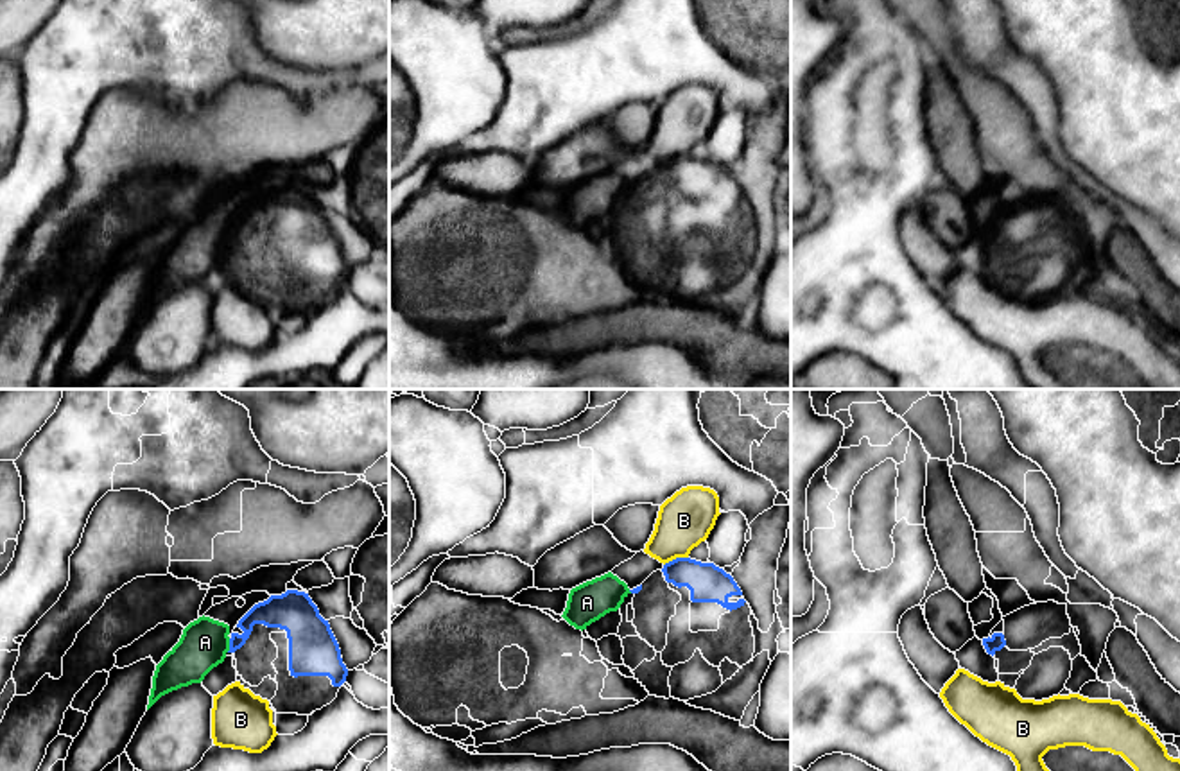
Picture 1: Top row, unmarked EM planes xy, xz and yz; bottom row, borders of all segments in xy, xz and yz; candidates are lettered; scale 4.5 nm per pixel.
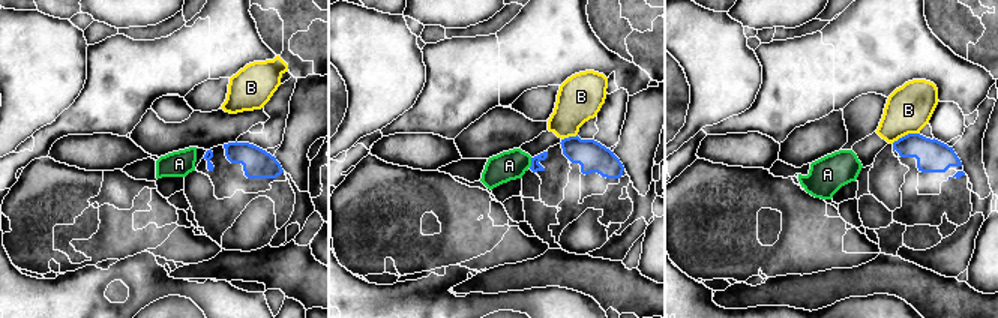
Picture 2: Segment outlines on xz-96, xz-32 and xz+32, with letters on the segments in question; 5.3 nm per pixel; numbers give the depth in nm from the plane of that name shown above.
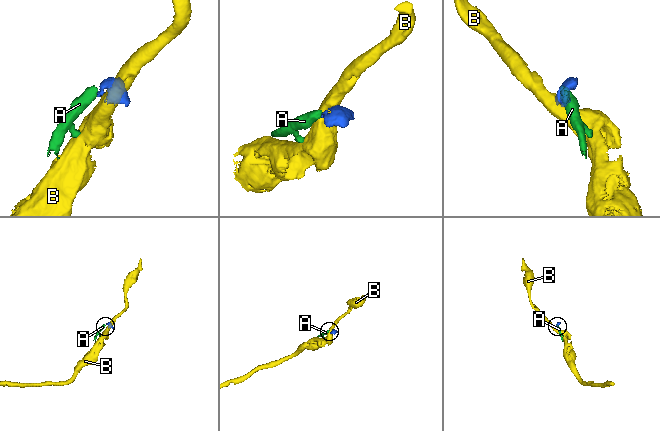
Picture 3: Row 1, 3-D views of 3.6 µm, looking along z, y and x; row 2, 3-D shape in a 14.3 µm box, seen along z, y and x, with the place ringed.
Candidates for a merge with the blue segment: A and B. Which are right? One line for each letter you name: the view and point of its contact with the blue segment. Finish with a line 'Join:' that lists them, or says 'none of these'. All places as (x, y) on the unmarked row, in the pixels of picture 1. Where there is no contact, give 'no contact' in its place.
Join: none of these

